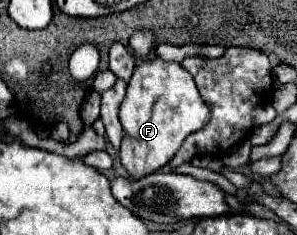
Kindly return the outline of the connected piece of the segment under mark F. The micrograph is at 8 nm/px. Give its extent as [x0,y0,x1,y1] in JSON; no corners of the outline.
[119,57,209,179]

